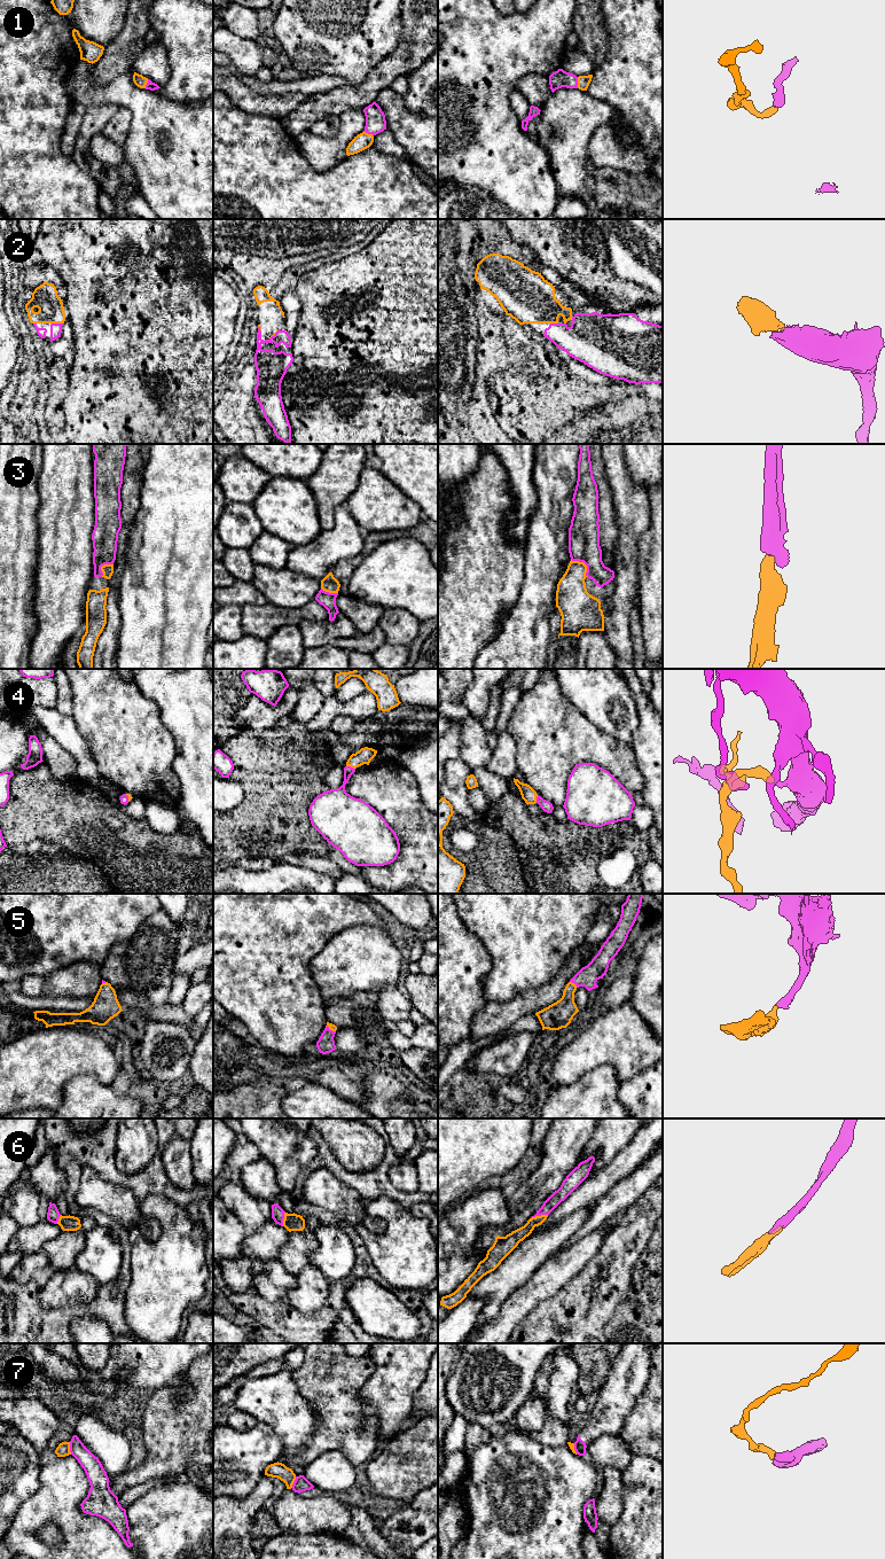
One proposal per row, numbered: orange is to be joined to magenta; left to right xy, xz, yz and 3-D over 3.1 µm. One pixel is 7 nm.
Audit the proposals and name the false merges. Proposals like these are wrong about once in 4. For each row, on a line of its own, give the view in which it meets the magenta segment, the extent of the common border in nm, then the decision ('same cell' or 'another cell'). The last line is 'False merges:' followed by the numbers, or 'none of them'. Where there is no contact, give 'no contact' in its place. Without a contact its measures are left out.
1: meets magenta in yz; contact 80 nm long; same cell
2: meets magenta in xy; contact 90 nm long; same cell
3: meets magenta in yz; contact 170 nm long; same cell
4: meets magenta in xz; contact 70 nm long; same cell
5: meets magenta in yz; contact 70 nm long; same cell
6: meets magenta in yz; contact 120 nm long; same cell
7: meets magenta in xy; contact 90 nm long; another cell
False merges: 7

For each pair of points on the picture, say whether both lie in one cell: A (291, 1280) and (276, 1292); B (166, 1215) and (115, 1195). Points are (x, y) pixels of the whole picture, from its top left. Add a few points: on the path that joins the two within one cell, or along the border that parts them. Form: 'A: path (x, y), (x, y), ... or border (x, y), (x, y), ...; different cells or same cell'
A: path (288, 1281), (280, 1288); same cell
B: border (138, 1202), (142, 1215); different cells

